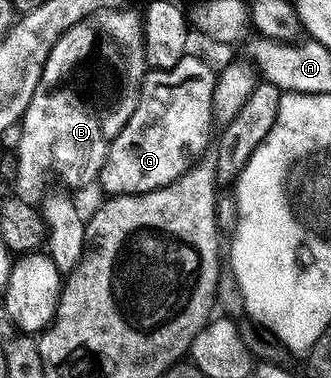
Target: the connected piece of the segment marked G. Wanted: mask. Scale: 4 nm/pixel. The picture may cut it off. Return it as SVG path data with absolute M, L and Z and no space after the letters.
M187 56L167 70L150 70L142 79L142 87L138 93L136 112L124 124L117 136L110 142L106 151L106 162L96 179L97 185L102 185L107 195L143 194L158 190L175 182L181 174L186 173L199 158L207 153L206 145L211 145L210 129L216 126L214 121L214 83L215 67L210 67L202 58Z

